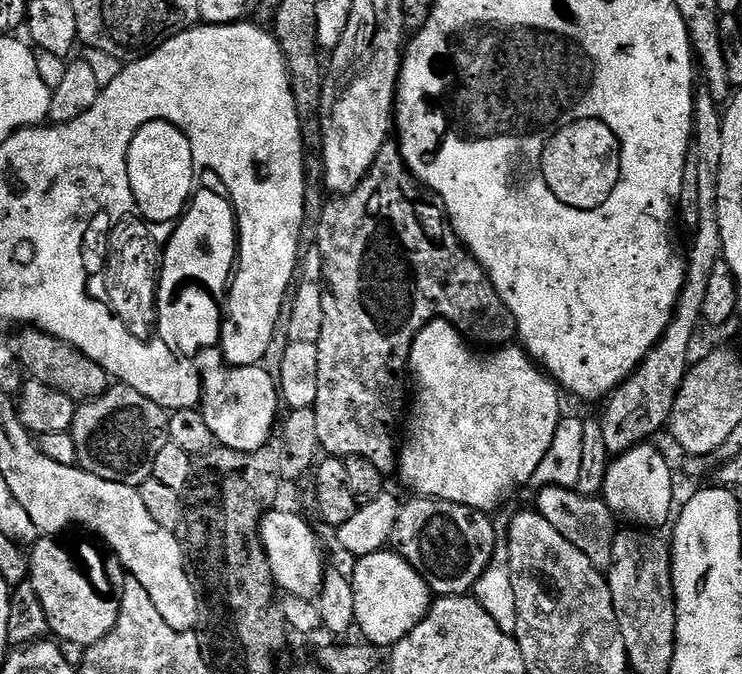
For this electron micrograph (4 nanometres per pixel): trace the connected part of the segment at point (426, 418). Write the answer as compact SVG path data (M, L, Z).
M432 320L429 324L424 327L421 332L414 338L412 343L412 359L410 361L410 372L411 375L416 375L416 397L411 397L410 407L406 412L406 424L408 420L408 441L401 443L398 448L398 477L405 484L406 487L412 491L412 494L415 494L420 498L431 498L433 500L445 500L446 502L454 502L455 504L460 505L461 508L476 508L479 512L488 514L491 513L491 508L496 508L508 495L511 494L515 488L520 488L523 484L526 486L532 484L532 475L534 470L538 470L538 465L541 464L542 458L546 458L546 450L550 450L550 442L554 442L554 430L558 430L560 421L562 419L562 411L560 412L560 396L561 393L558 391L557 385L553 383L551 379L542 371L539 364L524 351L523 347L520 346L505 346L503 348L497 348L495 350L477 350L469 341L465 340L461 336L460 331L454 327L452 324L447 324L444 320Z

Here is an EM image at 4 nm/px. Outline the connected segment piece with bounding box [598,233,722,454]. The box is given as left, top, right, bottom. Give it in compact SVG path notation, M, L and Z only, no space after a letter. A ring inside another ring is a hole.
M694 234L691 241L692 253L686 256L684 288L672 311L671 322L635 372L607 397L603 405L604 417L600 416L598 421L609 453L629 452L636 445L651 441L655 432L665 431L668 415L672 413L676 401L676 392L684 381L684 373L690 367L688 351L692 348L696 327L702 324L703 303L710 285L710 276L714 274L714 266L722 256L722 234Z

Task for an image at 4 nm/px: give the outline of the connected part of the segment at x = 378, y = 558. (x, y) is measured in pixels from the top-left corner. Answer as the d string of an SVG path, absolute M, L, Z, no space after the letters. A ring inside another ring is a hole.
M381 550L361 556L355 561L356 569L350 572L354 590L355 627L365 641L381 650L391 649L402 638L406 638L424 620L432 606L434 593L428 583L397 552Z

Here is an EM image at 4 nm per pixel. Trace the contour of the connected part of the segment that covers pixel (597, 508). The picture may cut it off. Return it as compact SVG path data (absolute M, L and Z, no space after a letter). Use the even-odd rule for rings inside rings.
M546 487L539 489L537 493L536 510L540 516L546 518L572 546L581 550L582 554L589 558L591 565L600 571L607 571L612 564L613 542L618 532L616 518L612 515L607 504L600 498L586 498L575 489L562 487Z

